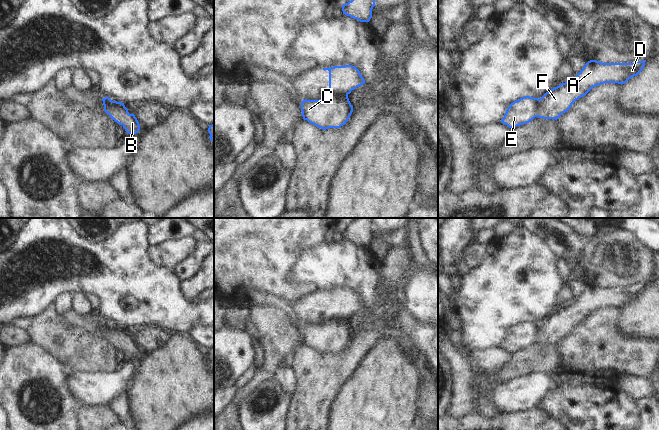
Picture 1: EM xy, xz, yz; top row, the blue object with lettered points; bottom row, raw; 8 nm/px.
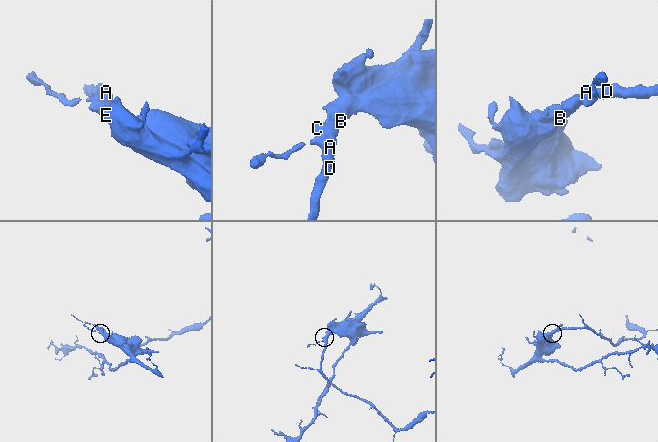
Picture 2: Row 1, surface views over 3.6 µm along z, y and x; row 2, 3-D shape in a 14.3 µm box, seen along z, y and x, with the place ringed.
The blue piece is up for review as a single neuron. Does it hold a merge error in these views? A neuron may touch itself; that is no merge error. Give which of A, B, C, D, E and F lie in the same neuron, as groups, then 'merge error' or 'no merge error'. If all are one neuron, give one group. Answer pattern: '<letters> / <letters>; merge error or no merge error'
A B C D F / E; merge error

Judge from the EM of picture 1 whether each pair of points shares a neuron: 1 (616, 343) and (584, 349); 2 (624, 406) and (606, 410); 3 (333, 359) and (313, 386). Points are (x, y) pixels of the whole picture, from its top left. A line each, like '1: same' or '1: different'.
1: same
2: same
3: same

